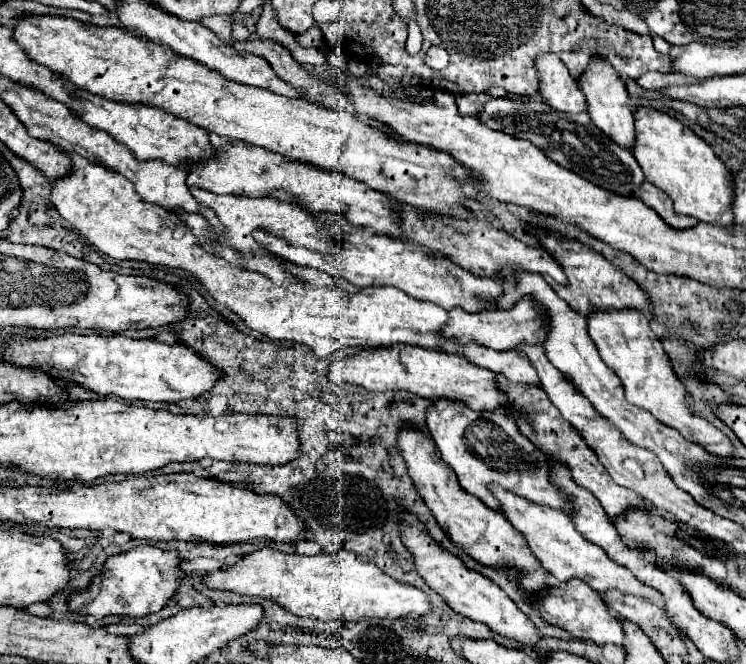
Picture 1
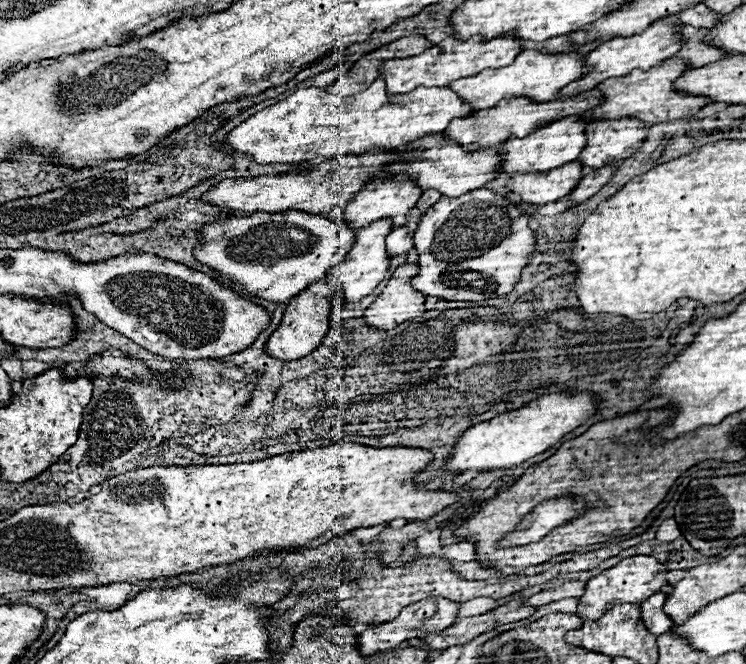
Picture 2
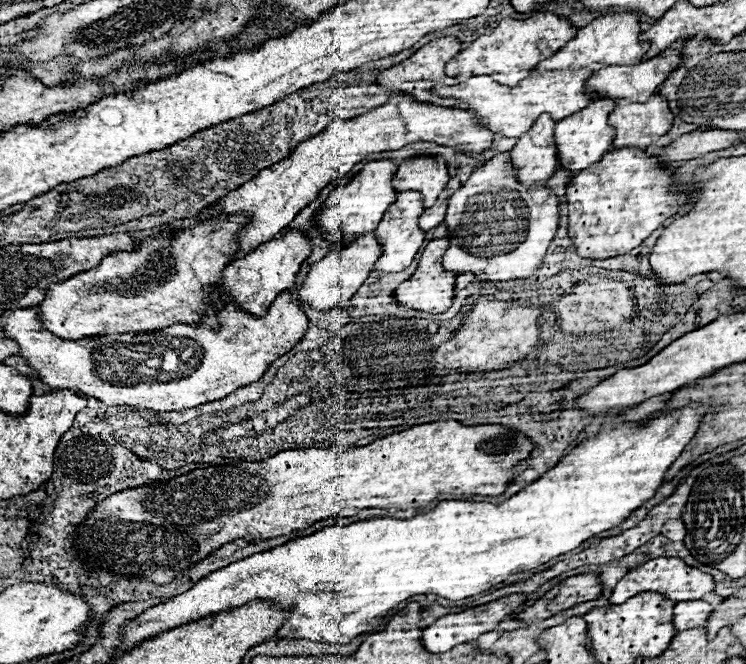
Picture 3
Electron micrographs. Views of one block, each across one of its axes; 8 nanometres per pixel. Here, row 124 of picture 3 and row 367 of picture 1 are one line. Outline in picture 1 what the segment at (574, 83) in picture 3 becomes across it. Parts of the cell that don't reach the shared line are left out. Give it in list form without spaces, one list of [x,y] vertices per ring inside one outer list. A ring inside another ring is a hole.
[[[70,154],[74,172],[66,180],[56,180],[52,186],[50,202],[56,206],[62,218],[74,224],[100,252],[116,260],[138,260],[148,264],[166,266],[172,270],[184,270],[198,278],[204,290],[214,296],[218,304],[238,314],[250,330],[256,330],[268,338],[300,342],[318,358],[326,358],[338,348],[360,346],[380,348],[394,344],[414,344],[422,348],[440,348],[444,352],[462,354],[478,366],[486,366],[496,374],[504,374],[508,380],[540,384],[538,374],[526,356],[506,350],[490,350],[478,344],[462,346],[458,342],[440,338],[440,328],[448,320],[448,312],[436,304],[414,300],[390,286],[352,288],[344,280],[334,280],[314,268],[302,268],[283,260],[285,268],[296,280],[274,284],[268,276],[240,268],[226,262],[214,252],[208,252],[192,234],[192,230],[172,212],[154,208],[140,200],[134,184],[124,176],[92,164],[82,156]]]

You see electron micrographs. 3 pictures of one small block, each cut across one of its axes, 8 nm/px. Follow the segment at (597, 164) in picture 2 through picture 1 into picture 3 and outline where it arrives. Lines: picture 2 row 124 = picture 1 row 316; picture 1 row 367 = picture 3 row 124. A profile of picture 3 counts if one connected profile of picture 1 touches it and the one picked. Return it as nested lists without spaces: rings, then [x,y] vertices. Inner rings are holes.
[[[658,94],[650,96],[646,104],[630,104],[618,100],[614,112],[608,116],[608,124],[616,128],[614,148],[640,148],[646,150],[654,140],[664,136],[674,122],[674,114],[668,112],[666,100]]]

